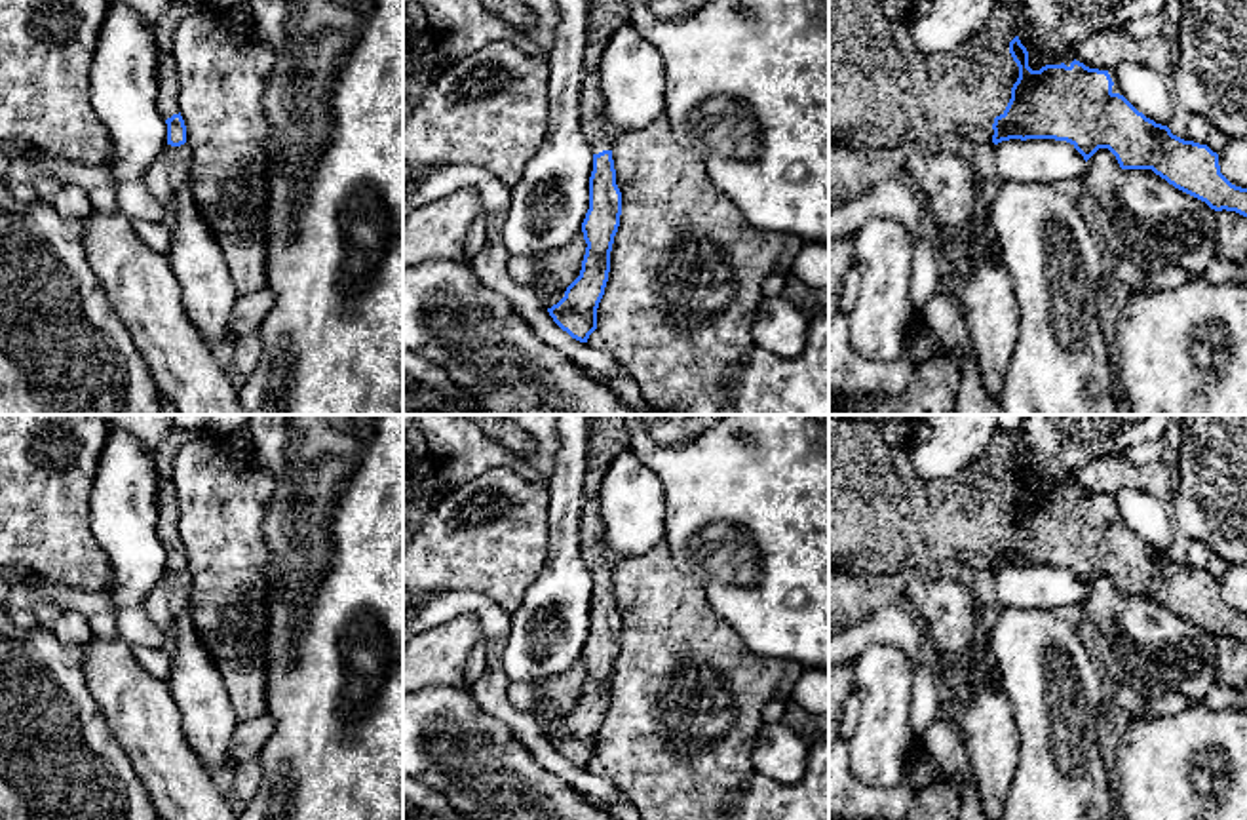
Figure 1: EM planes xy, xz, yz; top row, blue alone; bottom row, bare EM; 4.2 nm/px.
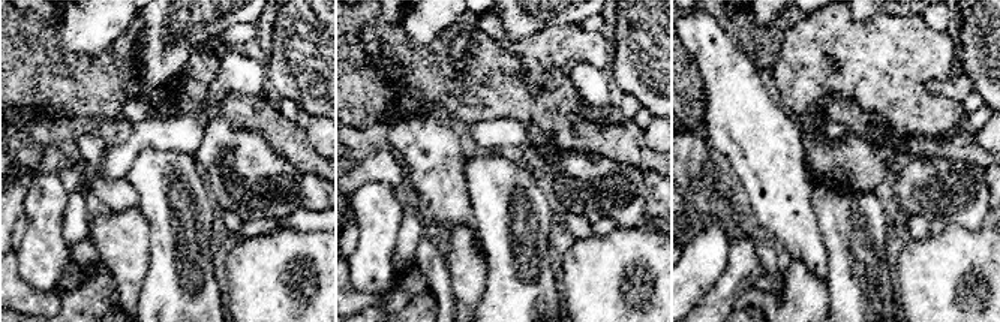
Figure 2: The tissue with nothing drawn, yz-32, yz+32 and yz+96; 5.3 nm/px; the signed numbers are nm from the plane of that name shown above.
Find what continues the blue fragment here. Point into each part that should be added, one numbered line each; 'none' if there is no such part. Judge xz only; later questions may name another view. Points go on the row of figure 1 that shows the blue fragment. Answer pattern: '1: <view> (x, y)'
1: xz (605, 18)

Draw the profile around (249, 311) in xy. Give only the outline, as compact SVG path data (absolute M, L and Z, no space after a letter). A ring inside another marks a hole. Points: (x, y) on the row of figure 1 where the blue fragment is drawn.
M268 287L238 297L232 310L232 339L259 331L272 304L274 297Z

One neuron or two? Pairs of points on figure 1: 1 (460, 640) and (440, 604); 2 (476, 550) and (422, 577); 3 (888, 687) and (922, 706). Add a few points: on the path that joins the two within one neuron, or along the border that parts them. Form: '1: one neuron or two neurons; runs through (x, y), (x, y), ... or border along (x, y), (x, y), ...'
1: two neurons; border along (422, 632), (462, 615), (474, 615), (485, 640)
2: one neuron; runs through (462, 550), (449, 550), (436, 564)
3: two neurons; border along (917, 663), (909, 708), (911, 746)

